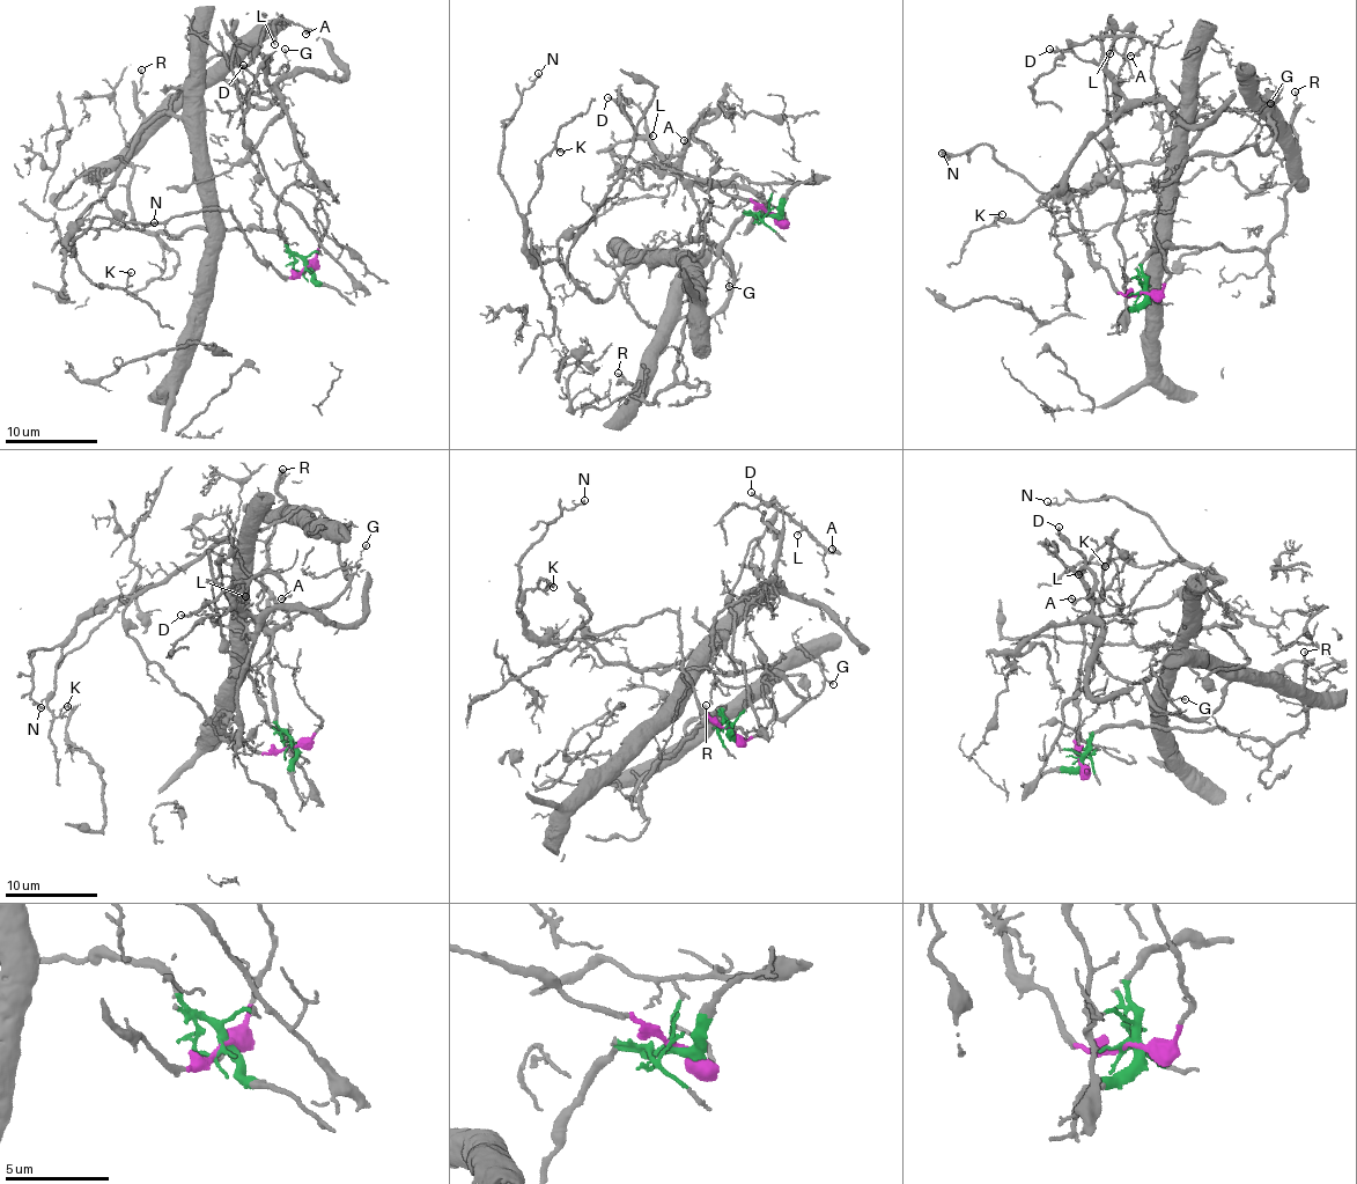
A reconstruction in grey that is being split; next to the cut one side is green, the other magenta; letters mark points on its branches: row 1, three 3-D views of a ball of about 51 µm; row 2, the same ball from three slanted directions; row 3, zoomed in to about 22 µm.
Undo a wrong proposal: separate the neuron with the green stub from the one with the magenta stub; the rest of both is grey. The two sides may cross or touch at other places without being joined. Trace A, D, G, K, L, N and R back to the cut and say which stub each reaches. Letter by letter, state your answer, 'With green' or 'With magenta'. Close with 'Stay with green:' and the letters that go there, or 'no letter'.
A: With green
D: With green
G: With green
K: With magenta
L: With green
N: With magenta
R: With green
Stay with green: A, D, G, L, R

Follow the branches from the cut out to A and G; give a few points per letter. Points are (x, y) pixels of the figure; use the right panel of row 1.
A: (1141, 292), (1115, 230), (1114, 34), (1098, 63), (1062, 52), (1137, 37), (1129, 54)
G: (1141, 292), (1115, 230), (1122, 185), (1147, 191), (1196, 155), (1245, 148), (1261, 131), (1253, 117), (1271, 103)

